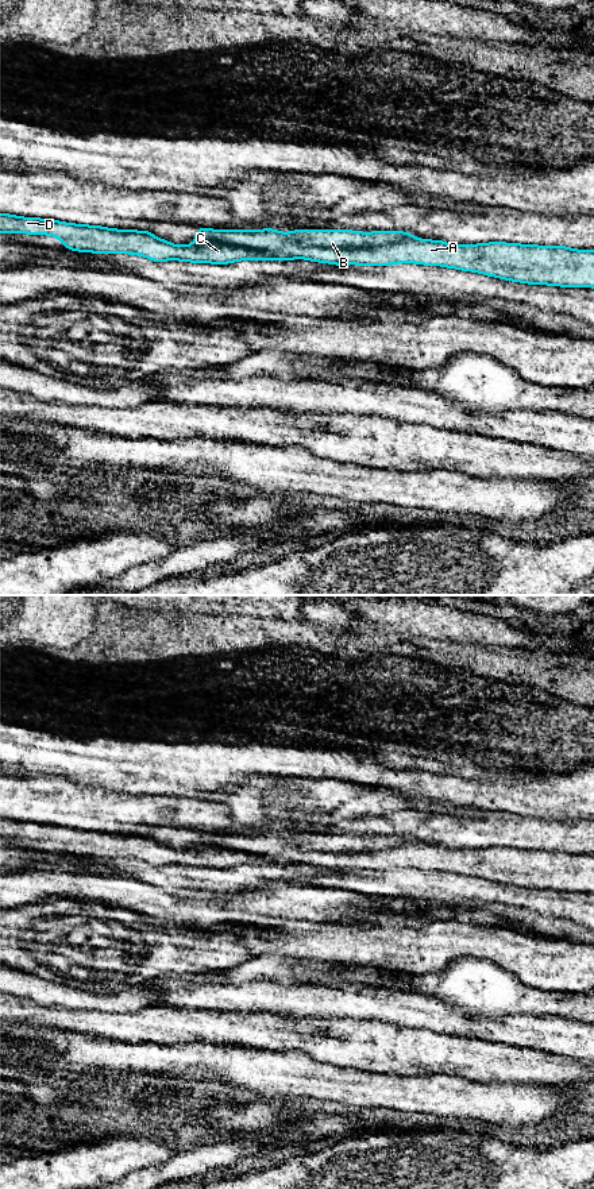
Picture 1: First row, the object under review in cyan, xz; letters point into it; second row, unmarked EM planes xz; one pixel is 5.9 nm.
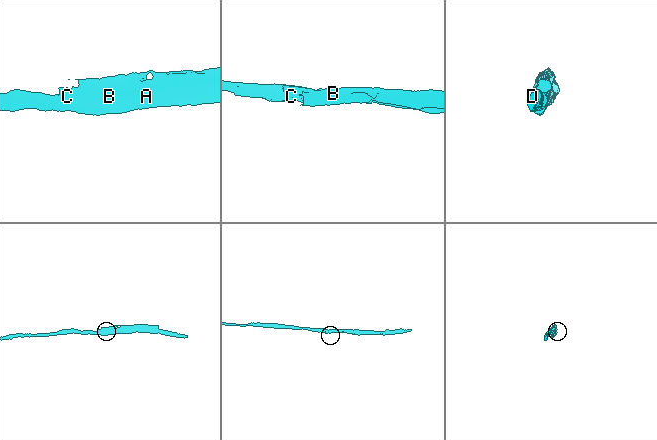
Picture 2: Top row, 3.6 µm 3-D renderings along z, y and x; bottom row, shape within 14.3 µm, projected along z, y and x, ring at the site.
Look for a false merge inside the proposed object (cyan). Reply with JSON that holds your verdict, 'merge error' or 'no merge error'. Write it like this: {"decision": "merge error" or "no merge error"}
{"decision": "merge error"}

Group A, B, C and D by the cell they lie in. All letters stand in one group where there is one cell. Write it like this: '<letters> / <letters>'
A C D / B

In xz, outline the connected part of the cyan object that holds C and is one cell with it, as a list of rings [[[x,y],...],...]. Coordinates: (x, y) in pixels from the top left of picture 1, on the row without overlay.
[[[0,818],[0,838],[50,839],[63,846],[70,856],[96,858],[132,858],[157,868],[182,865],[227,869],[238,865],[290,865],[308,862],[309,857],[294,857],[288,852],[256,852],[240,845],[209,844],[202,848],[176,850],[147,835],[113,834],[101,830],[63,827],[51,823],[20,822]]]

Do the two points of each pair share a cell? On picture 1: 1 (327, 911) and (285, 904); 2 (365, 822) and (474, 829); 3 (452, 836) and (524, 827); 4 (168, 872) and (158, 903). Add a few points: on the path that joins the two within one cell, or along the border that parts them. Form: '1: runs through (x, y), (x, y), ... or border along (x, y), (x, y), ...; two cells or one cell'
1: runs through (316, 904), (296, 904); one cell
2: runs through (392, 825), (447, 827); one cell
3: runs through (470, 832), (506, 832); one cell
4: border along (139, 879), (166, 892); two cells

